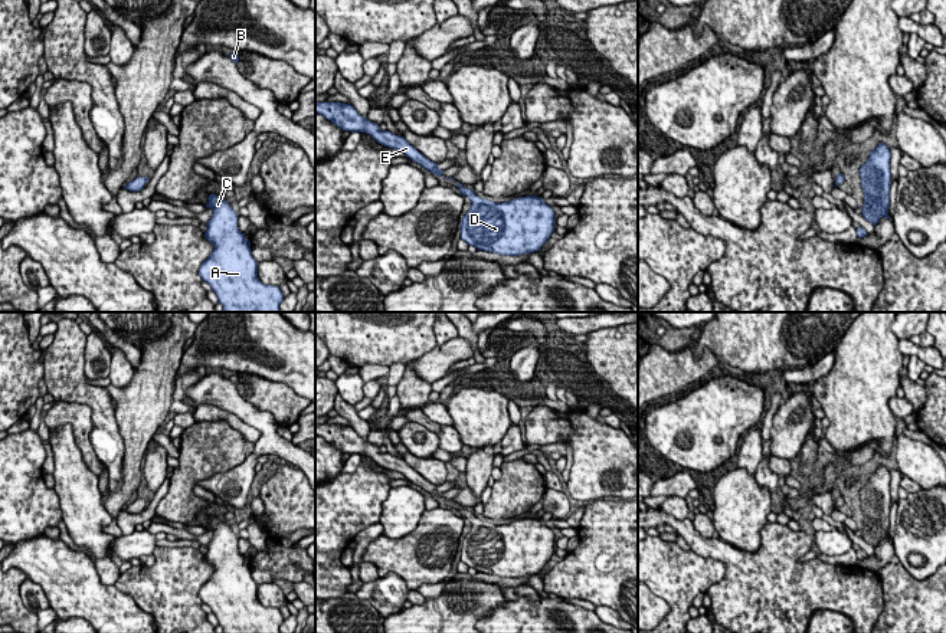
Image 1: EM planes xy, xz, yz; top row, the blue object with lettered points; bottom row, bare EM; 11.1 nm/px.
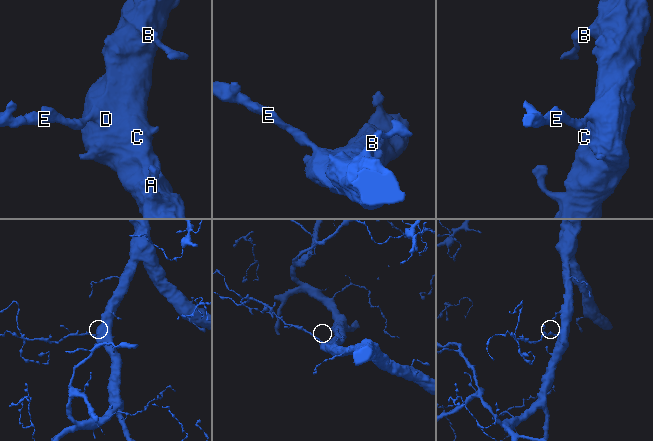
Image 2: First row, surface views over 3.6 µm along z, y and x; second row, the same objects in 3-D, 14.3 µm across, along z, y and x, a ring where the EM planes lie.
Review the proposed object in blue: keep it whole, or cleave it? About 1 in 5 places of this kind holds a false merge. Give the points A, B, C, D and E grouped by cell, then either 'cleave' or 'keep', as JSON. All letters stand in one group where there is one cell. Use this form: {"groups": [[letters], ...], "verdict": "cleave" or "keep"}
{"groups": [["A", "B", "C", "D", "E"]], "verdict": "keep"}

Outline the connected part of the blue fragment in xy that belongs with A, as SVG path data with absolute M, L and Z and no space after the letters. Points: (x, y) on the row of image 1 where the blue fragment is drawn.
M209 196L206 207L213 210L204 237L215 246L199 269L200 278L217 295L223 312L282 312L279 286L263 285L258 278L258 262L251 242L238 227L238 214L230 204Z

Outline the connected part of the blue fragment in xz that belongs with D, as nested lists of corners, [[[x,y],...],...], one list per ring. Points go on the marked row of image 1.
[[[461,183],[456,187],[472,203],[461,222],[461,239],[478,250],[503,256],[539,252],[554,230],[554,211],[541,197],[495,203],[478,197]]]

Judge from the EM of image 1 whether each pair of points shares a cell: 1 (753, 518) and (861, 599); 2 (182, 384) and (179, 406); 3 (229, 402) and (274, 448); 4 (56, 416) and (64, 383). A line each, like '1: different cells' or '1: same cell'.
1: different cells
2: same cell
3: same cell
4: different cells

